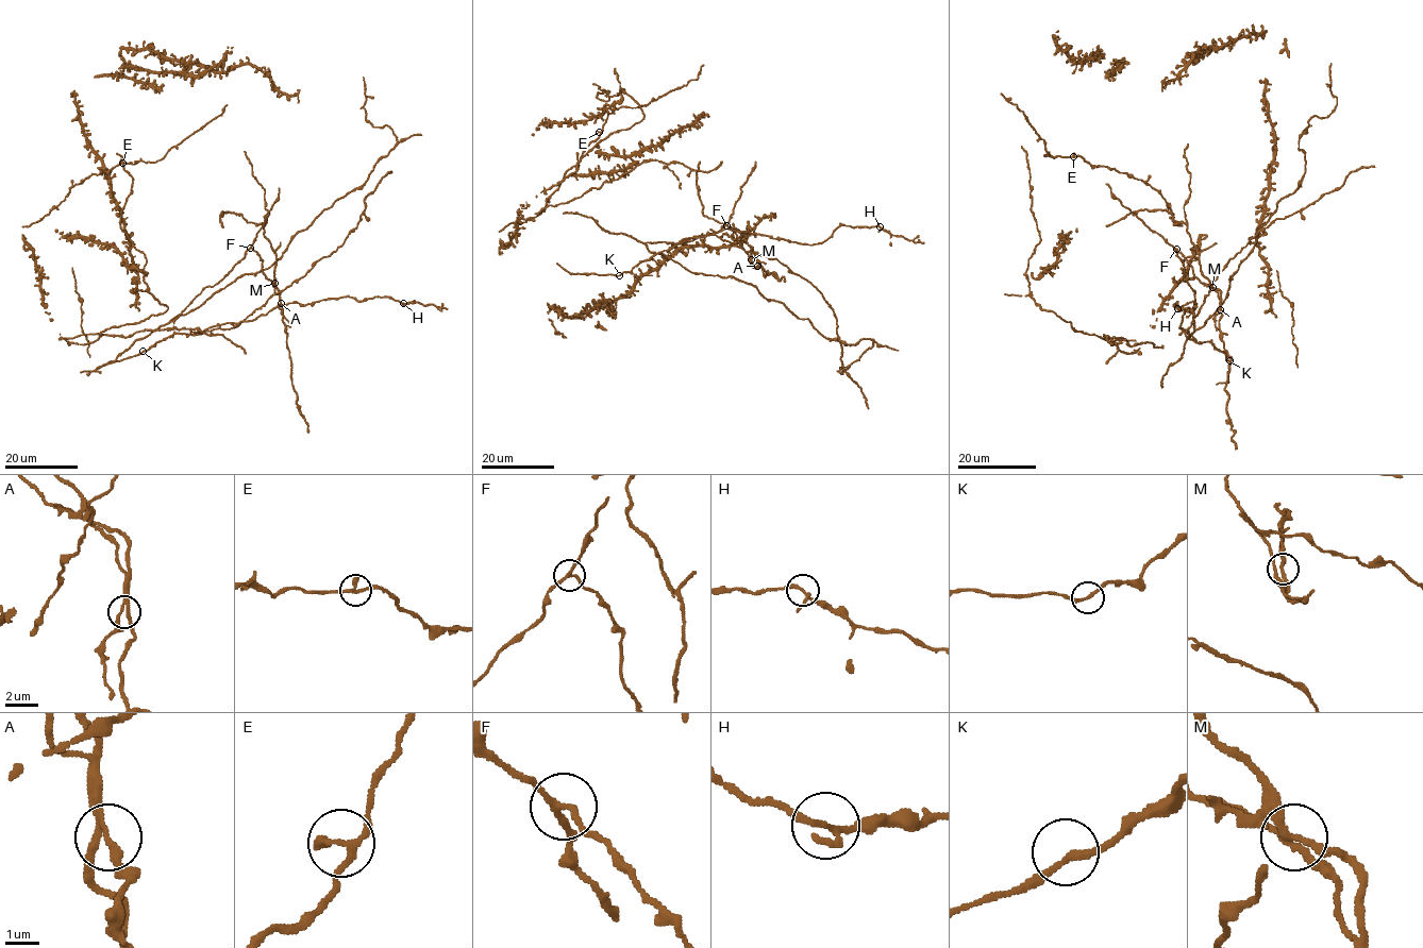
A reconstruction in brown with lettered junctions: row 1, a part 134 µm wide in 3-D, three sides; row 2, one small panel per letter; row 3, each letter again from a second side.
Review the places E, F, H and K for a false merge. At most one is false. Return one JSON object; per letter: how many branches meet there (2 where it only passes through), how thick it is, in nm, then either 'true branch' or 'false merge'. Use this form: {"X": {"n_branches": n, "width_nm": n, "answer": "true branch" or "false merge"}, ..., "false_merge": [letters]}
{"E": {"n_branches": 3, "width_nm": 180, "answer": "true branch"}, "F": {"n_branches": 3, "width_nm": 170, "answer": "false merge"}, "H": {"n_branches": 3, "width_nm": 170, "answer": "true branch"}, "K": {"n_branches": 2, "width_nm": 200, "answer": "true branch"}, "false_merge": ["F"]}

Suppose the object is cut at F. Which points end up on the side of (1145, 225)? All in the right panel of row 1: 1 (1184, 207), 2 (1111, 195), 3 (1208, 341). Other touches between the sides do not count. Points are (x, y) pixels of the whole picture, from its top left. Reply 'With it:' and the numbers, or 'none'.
With it: 2, 3

